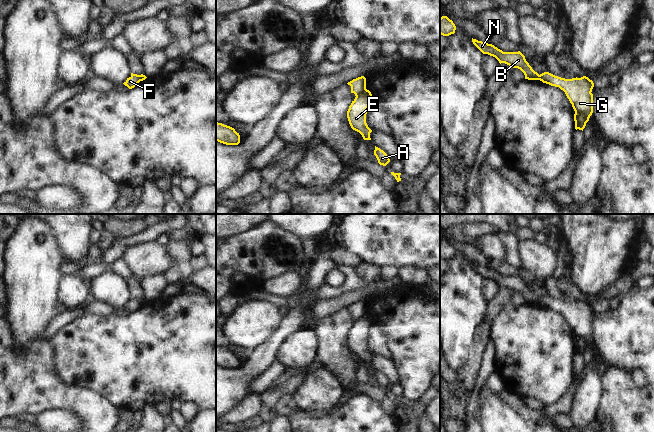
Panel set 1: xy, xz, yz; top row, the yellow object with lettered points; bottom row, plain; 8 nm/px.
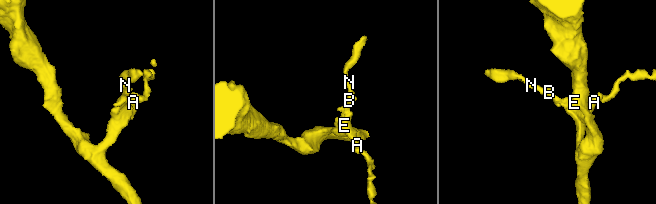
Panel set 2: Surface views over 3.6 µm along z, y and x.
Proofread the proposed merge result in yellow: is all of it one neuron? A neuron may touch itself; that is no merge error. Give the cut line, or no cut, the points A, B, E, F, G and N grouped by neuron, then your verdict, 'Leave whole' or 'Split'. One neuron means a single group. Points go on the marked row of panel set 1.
Split along yz (575, 111), (589, 117). Groups: A E G / B F N. Split

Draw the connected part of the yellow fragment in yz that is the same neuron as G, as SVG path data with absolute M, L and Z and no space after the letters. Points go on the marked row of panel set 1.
M544 72L539 75L540 81L543 83L549 84L551 86L559 87L563 90L569 99L570 103L575 112L582 114L584 116L590 117L593 113L593 94L592 89L594 87L594 83L588 77L583 76L581 78L572 78L572 79L565 79L558 76L555 76L549 72Z

